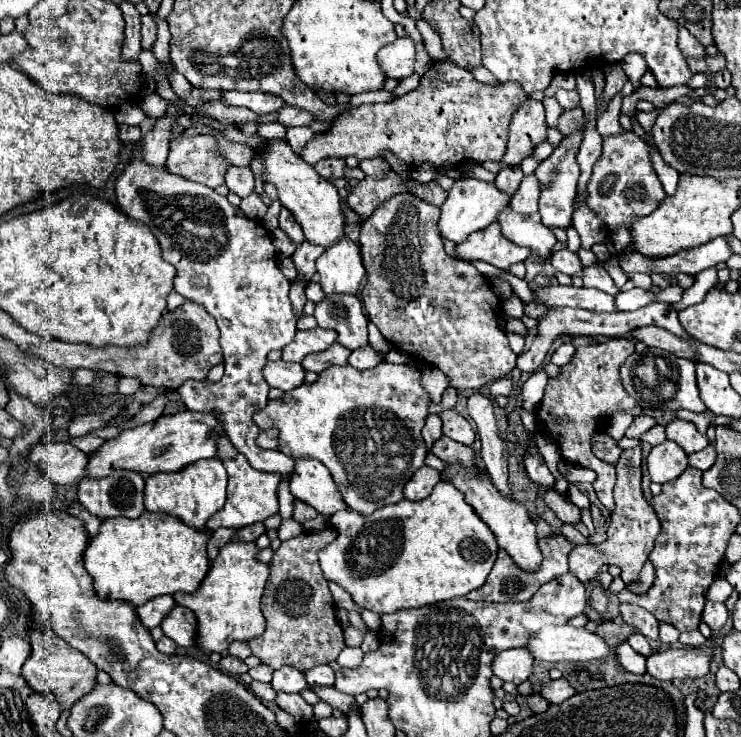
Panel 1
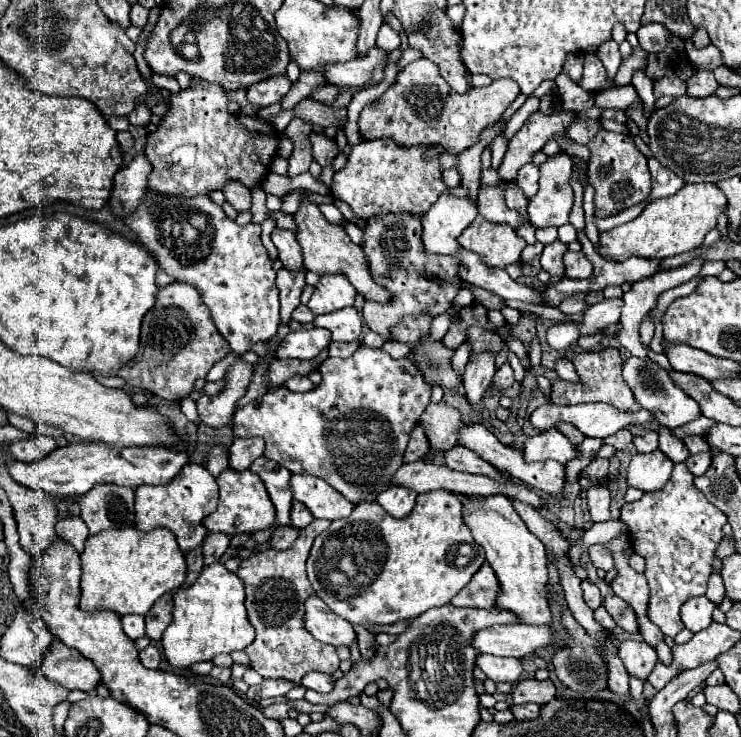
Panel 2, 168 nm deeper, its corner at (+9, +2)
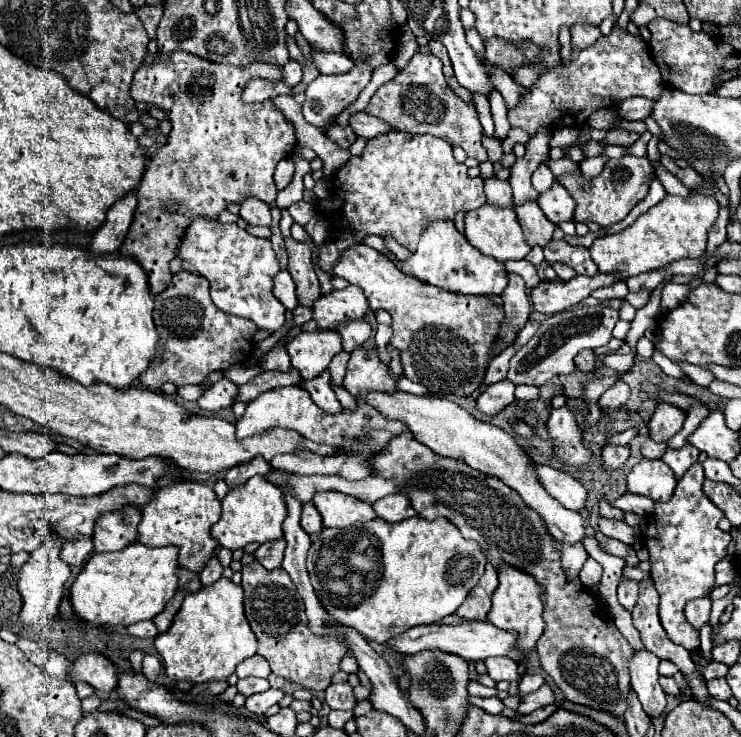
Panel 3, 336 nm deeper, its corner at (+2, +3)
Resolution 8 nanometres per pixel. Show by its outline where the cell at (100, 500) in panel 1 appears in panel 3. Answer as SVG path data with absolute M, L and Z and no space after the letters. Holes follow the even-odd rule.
M124 504L118 510L100 514L94 526L94 550L96 552L110 552L122 550L138 536L138 522L140 522L140 508L132 504Z

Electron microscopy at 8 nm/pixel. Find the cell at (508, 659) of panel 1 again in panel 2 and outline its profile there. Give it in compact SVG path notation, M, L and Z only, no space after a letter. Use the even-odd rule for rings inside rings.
M477 655L479 669L487 675L487 679L499 683L509 681L515 683L521 675L521 661L513 657L495 657L495 655Z

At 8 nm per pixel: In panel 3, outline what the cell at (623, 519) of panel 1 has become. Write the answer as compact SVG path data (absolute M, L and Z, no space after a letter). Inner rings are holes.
M646 578L646 580L640 582L640 596L638 596L638 602L636 602L636 606L634 606L632 618L634 618L636 630L640 632L640 638L642 638L642 642L644 642L644 648L646 648L646 650L652 650L654 654L658 654L658 658L668 658L668 660L672 660L672 662L680 668L680 672L684 674L684 678L688 680L688 686L692 688L694 698L696 698L698 702L702 702L704 706L708 706L706 686L704 686L704 682L698 678L696 666L694 666L694 662L690 660L690 652L688 652L686 648L674 644L674 642L666 636L666 632L664 632L664 628L662 628L662 624L660 624L660 618L658 618L658 592L656 592L656 588L654 588L652 578Z

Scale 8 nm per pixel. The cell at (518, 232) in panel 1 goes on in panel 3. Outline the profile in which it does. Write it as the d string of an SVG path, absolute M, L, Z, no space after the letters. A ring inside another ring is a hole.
M488 178L488 180L484 180L484 192L486 192L488 204L492 204L492 206L510 208L514 204L508 182L502 182L498 178Z

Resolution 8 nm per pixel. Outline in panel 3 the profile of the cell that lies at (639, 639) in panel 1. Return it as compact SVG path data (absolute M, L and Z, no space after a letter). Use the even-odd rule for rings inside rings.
M646 648L636 650L634 656L630 658L632 688L636 690L642 702L642 708L650 718L656 718L666 708L666 694L658 684L658 676L660 676L658 664L660 664L660 658Z

